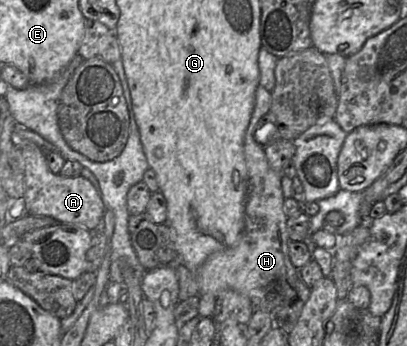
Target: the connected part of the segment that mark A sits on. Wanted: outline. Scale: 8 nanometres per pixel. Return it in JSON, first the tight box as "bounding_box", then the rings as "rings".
{"bounding_box":[20,143,106,230],"rings":[[[28,143],[20,150],[25,164],[23,199],[27,213],[49,216],[62,224],[77,224],[88,230],[95,230],[103,221],[106,206],[93,184],[82,175],[63,177],[52,173],[46,163],[46,155],[34,143]]]}

